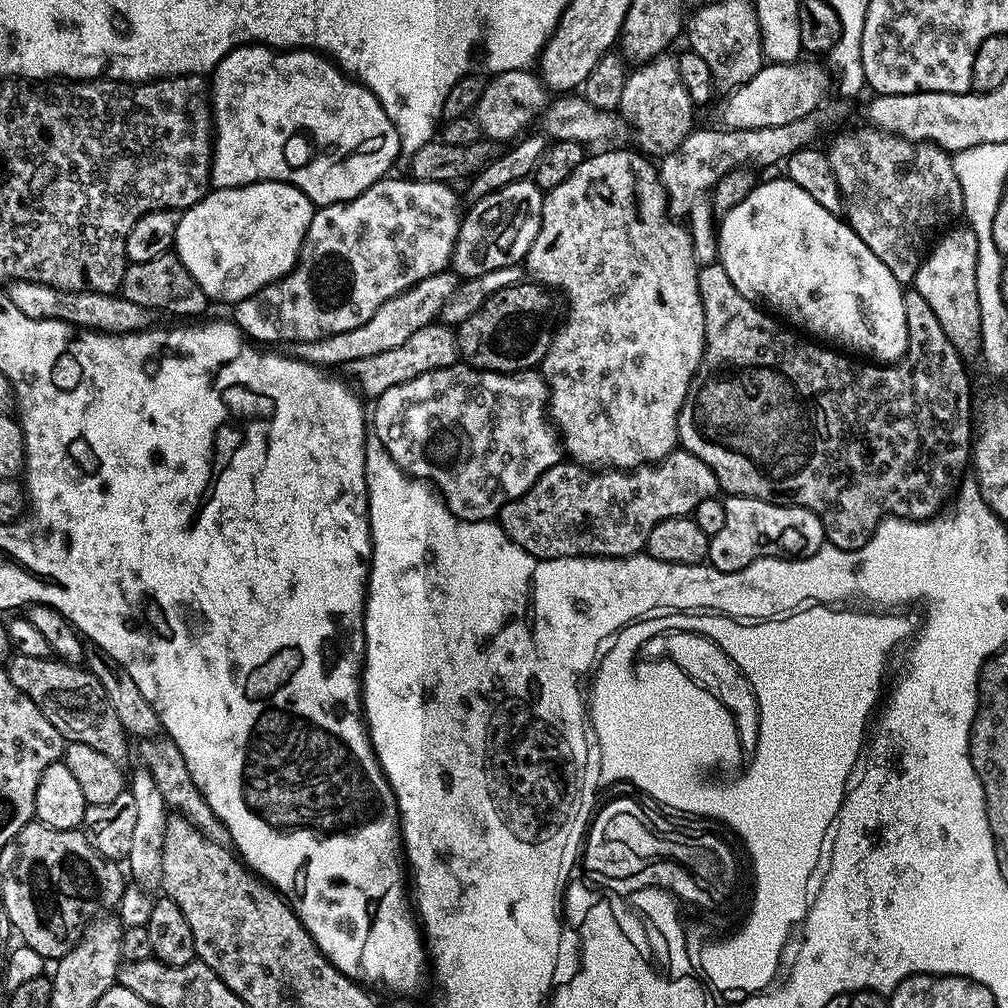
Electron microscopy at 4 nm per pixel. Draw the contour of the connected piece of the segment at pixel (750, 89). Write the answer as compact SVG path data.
M765 63L763 68L742 86L731 89L720 108L719 123L724 128L773 128L798 122L806 114L817 111L820 99L830 92L830 76L816 64Z

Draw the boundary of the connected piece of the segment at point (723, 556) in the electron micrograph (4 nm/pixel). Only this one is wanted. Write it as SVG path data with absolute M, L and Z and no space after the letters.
M728 496L724 505L726 522L708 542L707 563L717 572L737 572L767 556L813 556L825 547L822 522L810 510L753 496Z

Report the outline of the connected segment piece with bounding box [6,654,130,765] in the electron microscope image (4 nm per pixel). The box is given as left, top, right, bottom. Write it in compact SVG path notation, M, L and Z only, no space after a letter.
M17 654L7 661L6 667L10 682L14 682L14 686L18 686L18 690L42 710L50 726L54 726L65 741L94 746L94 750L102 750L106 758L114 758L114 762L121 765L127 761L129 737L94 674L60 658L32 658Z

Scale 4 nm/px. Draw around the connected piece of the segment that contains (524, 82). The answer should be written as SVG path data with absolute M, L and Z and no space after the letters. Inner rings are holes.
M521 68L520 70L506 70L505 72L495 73L488 80L486 90L482 90L482 98L478 98L478 106L474 113L481 133L487 139L493 142L501 142L500 140L508 140L504 142L512 142L517 139L521 134L527 133L528 128L539 121L541 114L550 103L549 89L545 88L544 81L540 79L535 71L528 68Z

